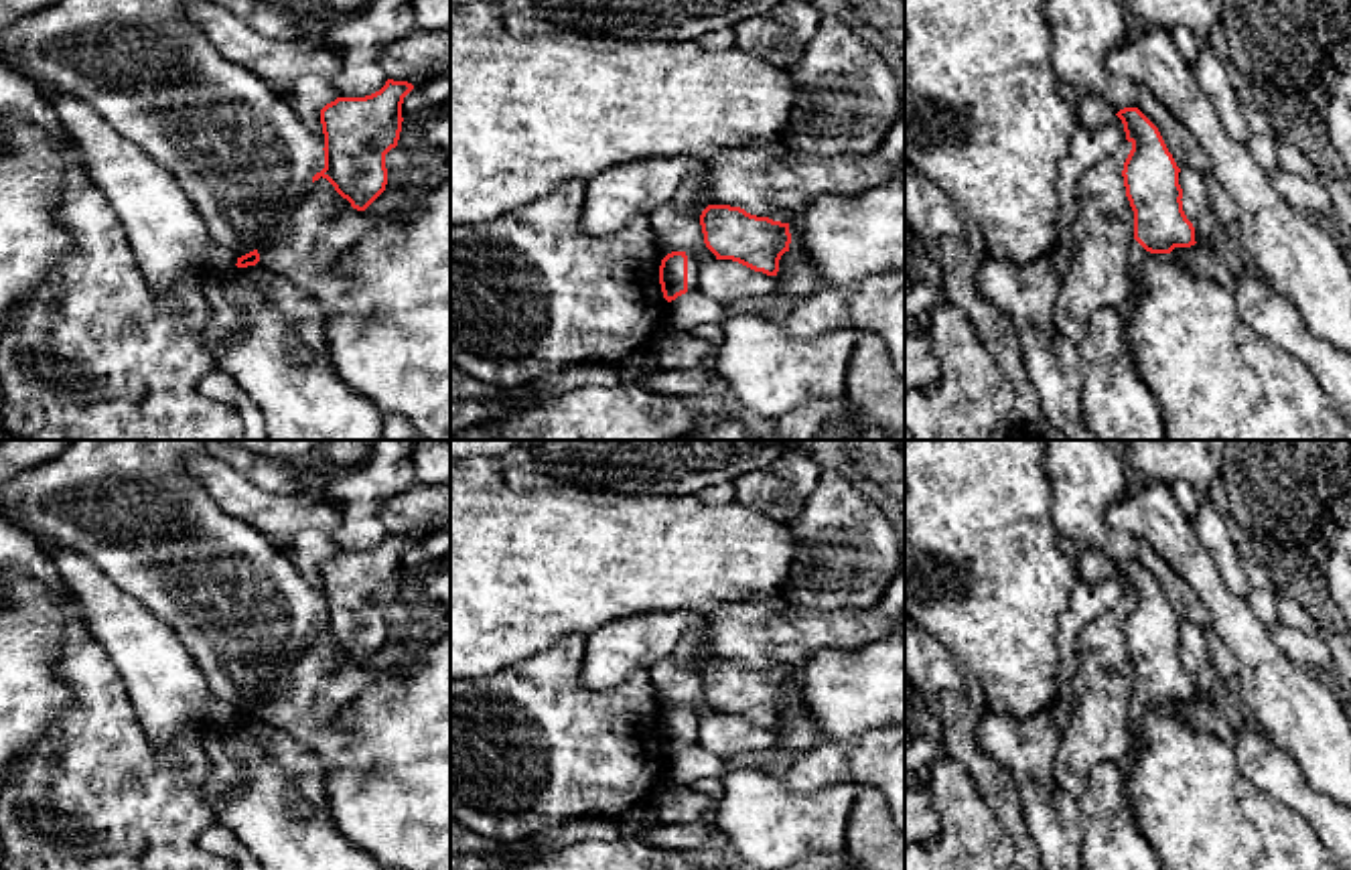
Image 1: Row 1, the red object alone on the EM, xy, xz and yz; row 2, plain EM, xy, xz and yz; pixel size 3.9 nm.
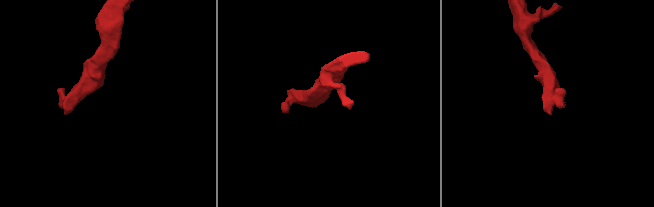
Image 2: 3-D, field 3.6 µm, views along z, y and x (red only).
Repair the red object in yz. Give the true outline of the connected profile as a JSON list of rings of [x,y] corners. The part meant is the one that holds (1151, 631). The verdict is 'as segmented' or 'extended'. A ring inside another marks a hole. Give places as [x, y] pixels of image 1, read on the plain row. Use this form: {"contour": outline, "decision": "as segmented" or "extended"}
{"contour": [[[1124,562],[1116,570],[1132,598],[1122,631],[1134,665],[1130,730],[1136,740],[1148,706],[1170,708],[1175,702],[1191,702],[1197,696],[1195,681],[1183,665],[1181,623],[1158,582],[1138,562]]], "decision": "extended"}

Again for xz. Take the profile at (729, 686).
{"contour": [[[708,659],[700,669],[704,698],[716,714],[732,714],[767,730],[777,730],[779,714],[789,706],[789,675],[789,665],[757,671],[730,659]]], "decision": "extended"}

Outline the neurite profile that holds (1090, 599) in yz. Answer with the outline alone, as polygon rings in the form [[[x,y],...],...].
[[[1118,570],[1114,576],[1099,582],[1079,580],[1073,588],[1069,608],[1059,621],[1057,647],[1061,651],[1061,665],[1057,669],[1057,702],[1051,714],[1055,728],[1063,734],[1069,726],[1069,710],[1073,704],[1071,681],[1077,671],[1077,635],[1091,621],[1120,606],[1124,594],[1126,586]]]

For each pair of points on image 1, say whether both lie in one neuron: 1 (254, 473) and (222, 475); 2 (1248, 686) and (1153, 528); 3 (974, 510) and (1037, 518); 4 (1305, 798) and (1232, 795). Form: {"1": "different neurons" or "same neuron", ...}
{"1": "different neurons", "2": "same neuron", "3": "same neuron", "4": "different neurons"}

